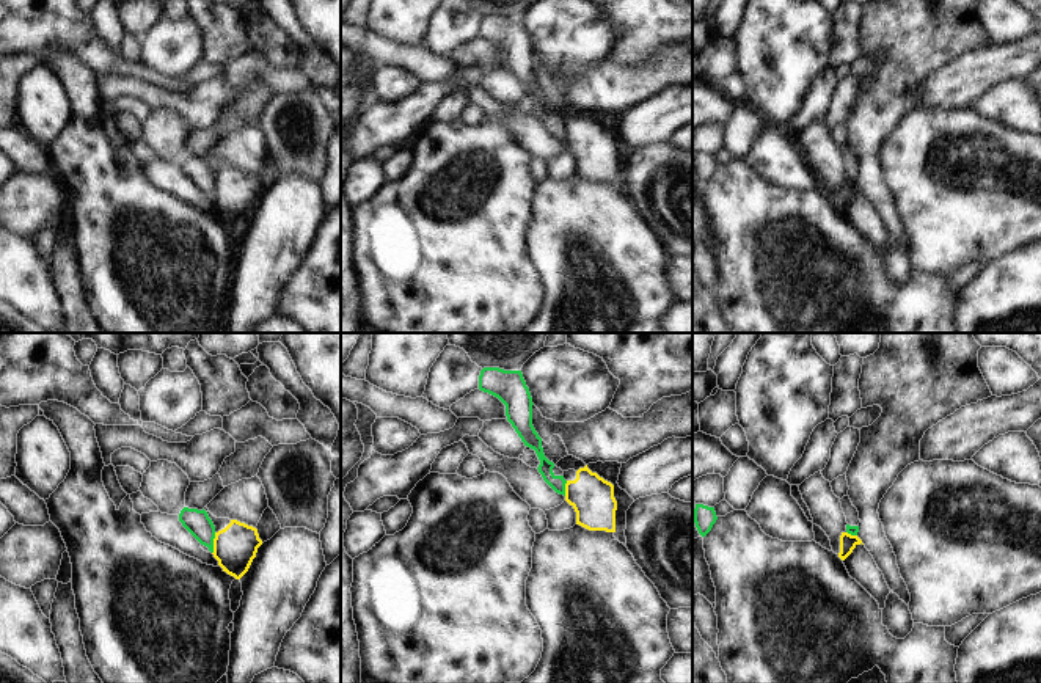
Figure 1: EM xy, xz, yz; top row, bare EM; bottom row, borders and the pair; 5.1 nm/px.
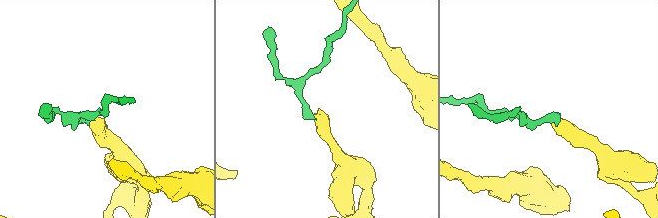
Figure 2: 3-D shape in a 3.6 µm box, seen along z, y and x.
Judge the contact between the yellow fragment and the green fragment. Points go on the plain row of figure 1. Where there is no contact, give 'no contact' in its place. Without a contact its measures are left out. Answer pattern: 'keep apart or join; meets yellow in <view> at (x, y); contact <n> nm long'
keep apart; meets yellow in xy at (214, 192); contact 110 nm long

